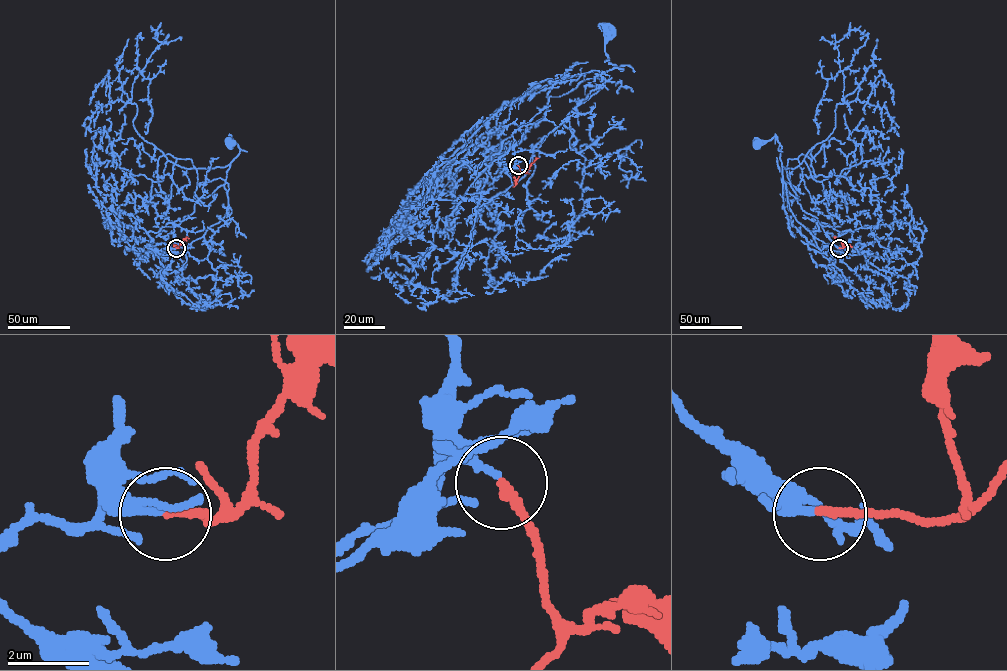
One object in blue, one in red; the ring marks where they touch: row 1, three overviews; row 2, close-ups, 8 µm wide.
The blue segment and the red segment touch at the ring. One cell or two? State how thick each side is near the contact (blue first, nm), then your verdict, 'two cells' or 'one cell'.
140/240 nm | one cell

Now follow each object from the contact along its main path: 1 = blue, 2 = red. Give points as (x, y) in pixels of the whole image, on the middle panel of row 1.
1: (517, 165), (514, 153), (533, 153), (603, 86), (599, 73), (621, 70), (605, 53), (609, 30)
2: (518, 165), (521, 172), (525, 171), (538, 158)

